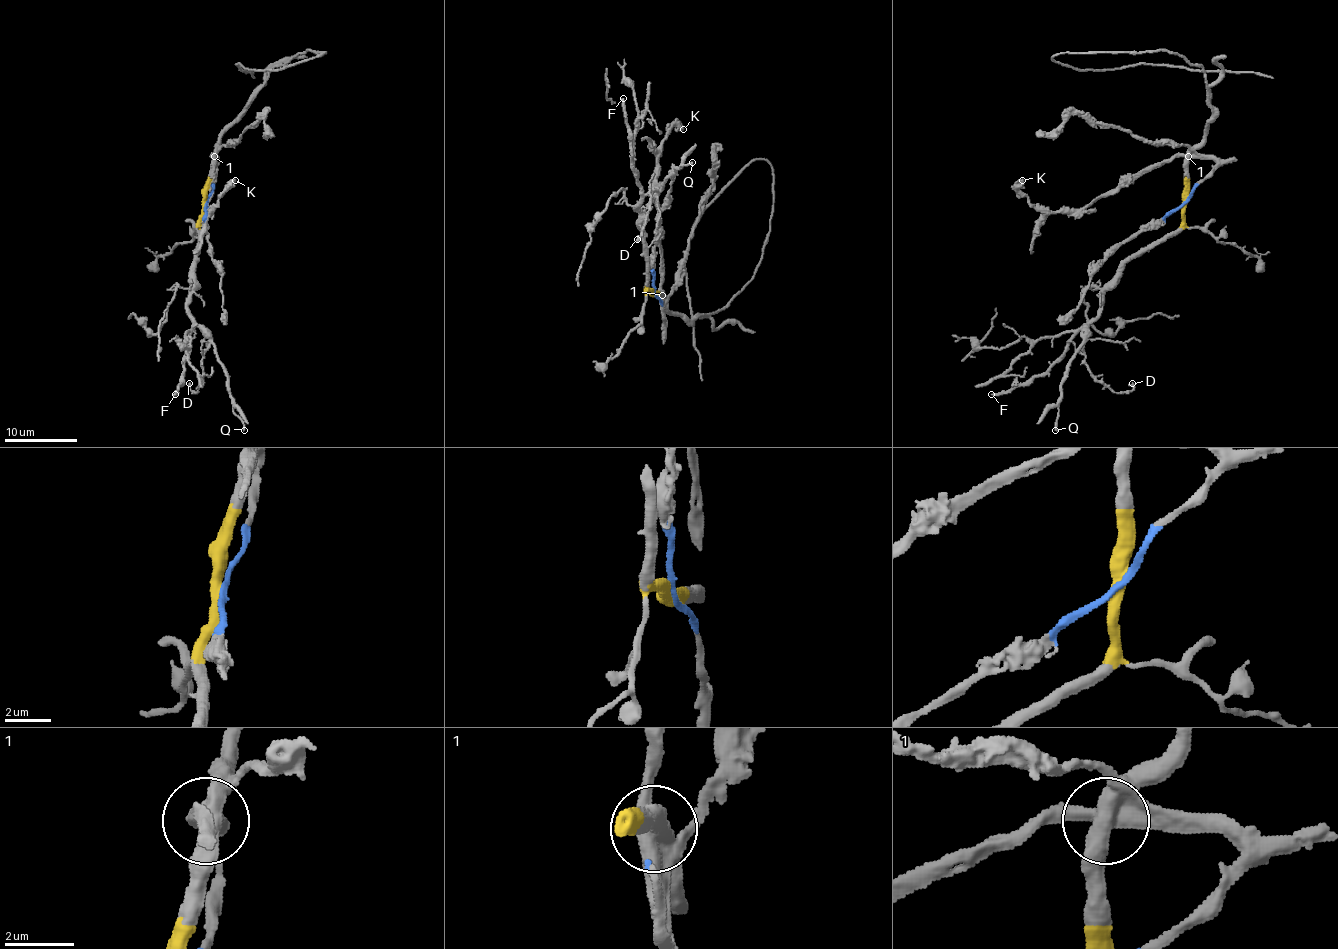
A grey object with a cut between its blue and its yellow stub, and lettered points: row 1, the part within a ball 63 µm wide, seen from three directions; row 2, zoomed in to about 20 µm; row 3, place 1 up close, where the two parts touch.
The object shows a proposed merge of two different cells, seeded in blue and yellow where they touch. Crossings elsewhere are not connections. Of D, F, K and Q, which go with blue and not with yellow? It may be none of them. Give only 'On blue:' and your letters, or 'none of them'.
On blue: K

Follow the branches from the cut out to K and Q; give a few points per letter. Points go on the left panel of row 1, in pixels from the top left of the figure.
K: (205, 203), (212, 190), (214, 155), (212, 195), (206, 206), (210, 212), (235, 179)
Q: (205, 203), (188, 315), (221, 361), (232, 399), (232, 412), (243, 423), (245, 430)

